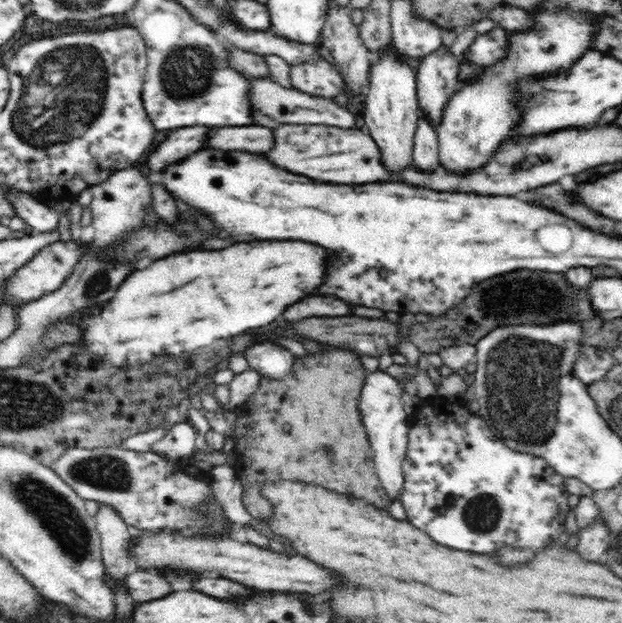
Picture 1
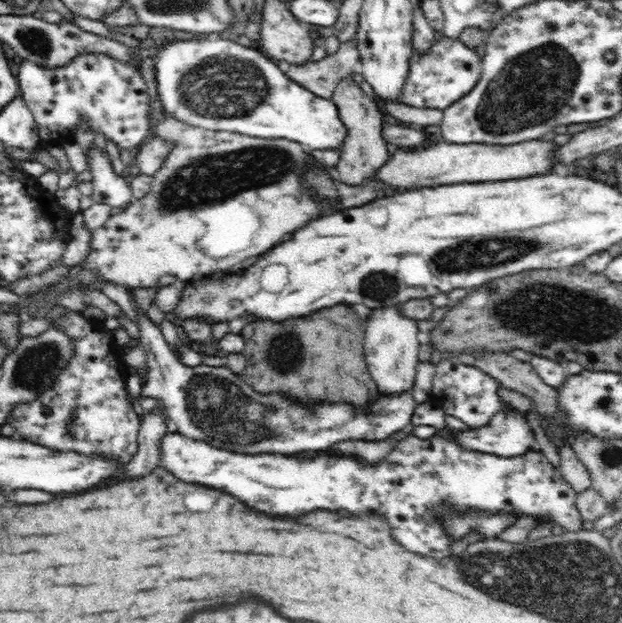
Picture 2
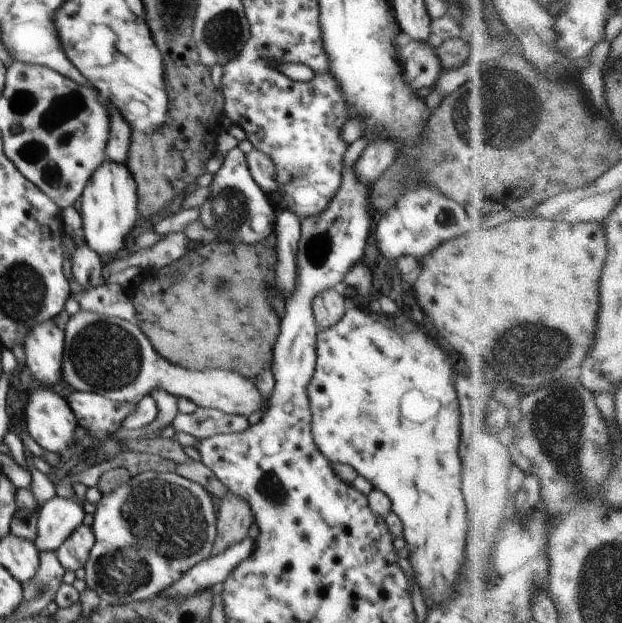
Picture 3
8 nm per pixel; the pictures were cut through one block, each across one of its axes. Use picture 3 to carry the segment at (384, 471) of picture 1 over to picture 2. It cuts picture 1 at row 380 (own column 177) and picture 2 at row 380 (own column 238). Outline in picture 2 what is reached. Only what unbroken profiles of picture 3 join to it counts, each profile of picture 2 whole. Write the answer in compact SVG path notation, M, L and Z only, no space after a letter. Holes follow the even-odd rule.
M397 305L382 309L373 309L365 318L364 354L368 370L374 376L376 385L382 394L398 394L412 390L415 383L418 359L417 320L404 316Z

